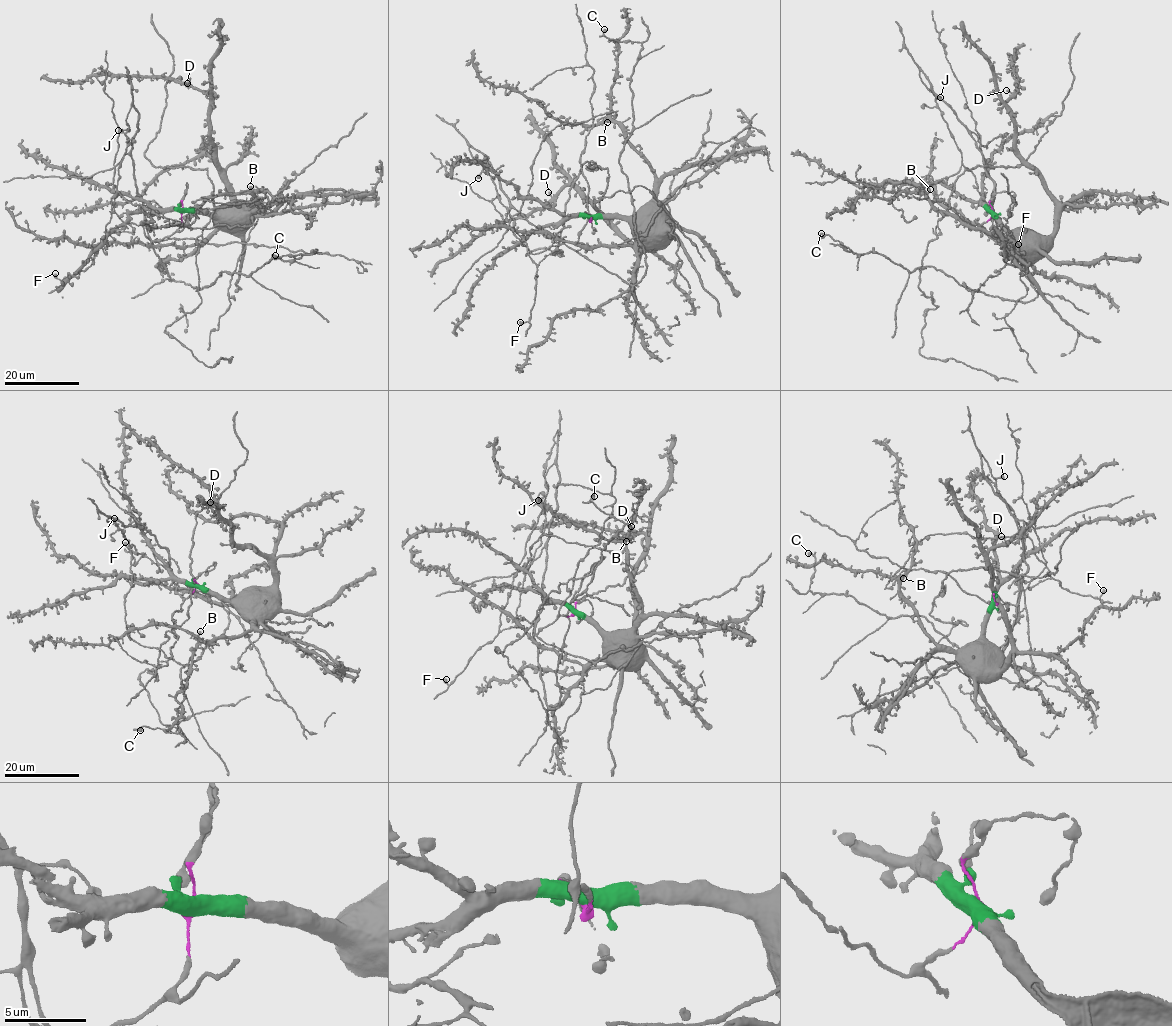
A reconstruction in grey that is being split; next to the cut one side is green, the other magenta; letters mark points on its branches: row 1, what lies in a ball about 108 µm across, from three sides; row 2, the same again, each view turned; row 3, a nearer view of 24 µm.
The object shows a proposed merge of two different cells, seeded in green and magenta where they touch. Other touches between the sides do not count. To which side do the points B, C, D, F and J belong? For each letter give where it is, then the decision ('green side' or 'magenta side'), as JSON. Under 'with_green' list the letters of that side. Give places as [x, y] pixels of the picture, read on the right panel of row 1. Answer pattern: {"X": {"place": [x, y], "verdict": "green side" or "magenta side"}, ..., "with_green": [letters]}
{"B": {"place": [930, 189], "verdict": "green side"}, "C": {"place": [821, 233], "verdict": "magenta side"}, "D": {"place": [1006, 90], "verdict": "green side"}, "F": {"place": [1018, 244], "verdict": "magenta side"}, "J": {"place": [940, 97], "verdict": "magenta side"}, "with_green": ["B", "D"]}

